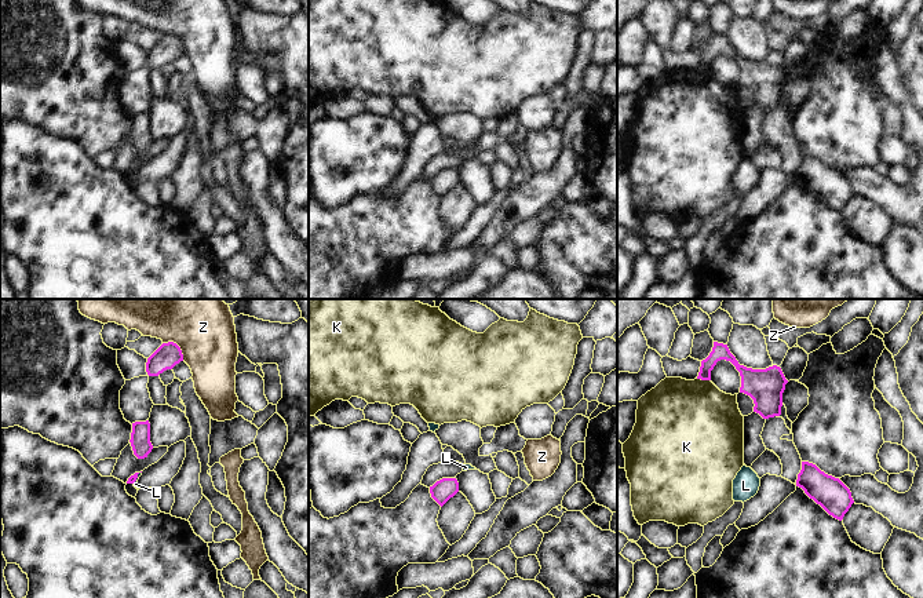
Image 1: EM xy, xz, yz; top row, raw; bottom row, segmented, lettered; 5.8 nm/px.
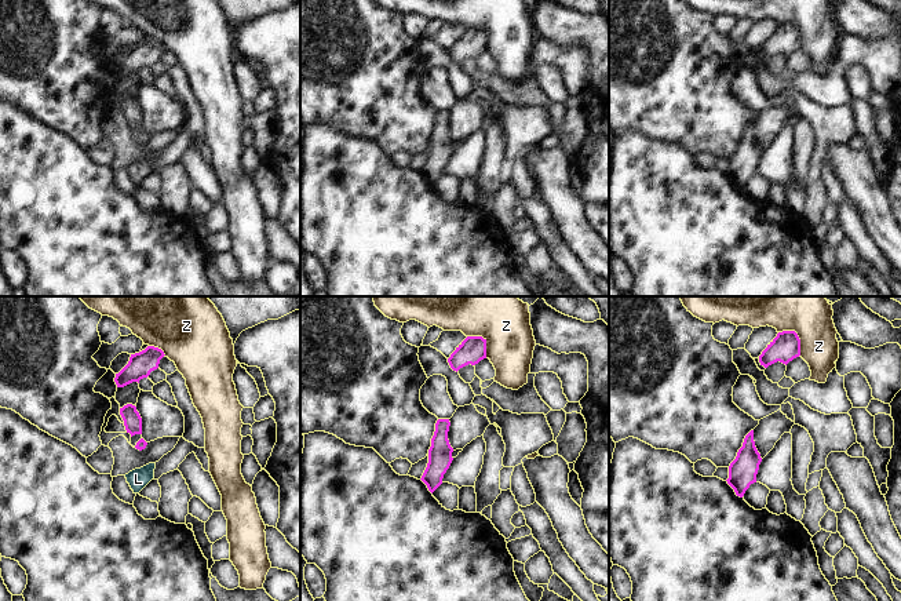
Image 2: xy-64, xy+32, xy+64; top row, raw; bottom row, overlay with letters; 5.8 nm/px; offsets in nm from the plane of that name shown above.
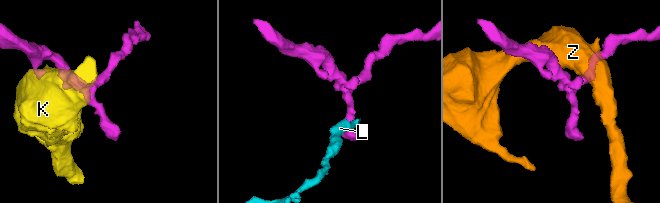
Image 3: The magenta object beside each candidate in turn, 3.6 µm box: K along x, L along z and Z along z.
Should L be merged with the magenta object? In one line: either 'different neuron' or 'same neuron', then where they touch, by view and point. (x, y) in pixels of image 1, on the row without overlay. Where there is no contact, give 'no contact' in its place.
different neuron; contact xy (137, 168)

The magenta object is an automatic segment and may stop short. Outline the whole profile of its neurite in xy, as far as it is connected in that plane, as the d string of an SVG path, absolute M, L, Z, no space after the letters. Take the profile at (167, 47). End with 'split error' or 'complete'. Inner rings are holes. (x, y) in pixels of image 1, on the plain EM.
M163 34L146 54L146 63L149 68L158 68L167 61L172 61L176 55L183 52L180 39L174 34Z; complete

